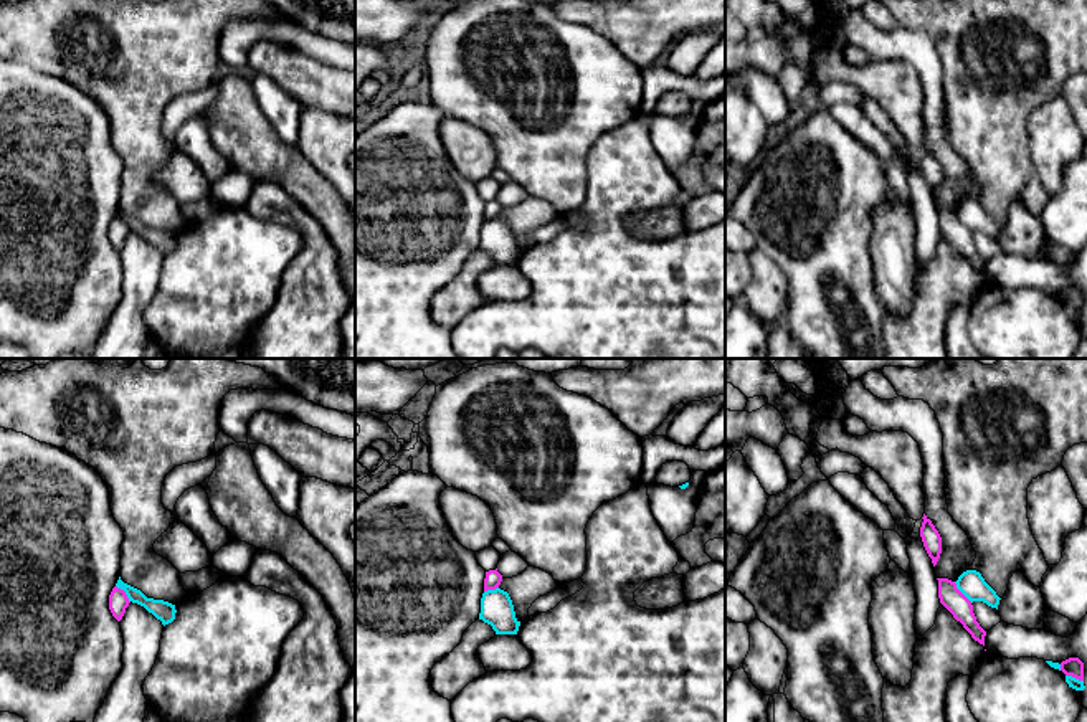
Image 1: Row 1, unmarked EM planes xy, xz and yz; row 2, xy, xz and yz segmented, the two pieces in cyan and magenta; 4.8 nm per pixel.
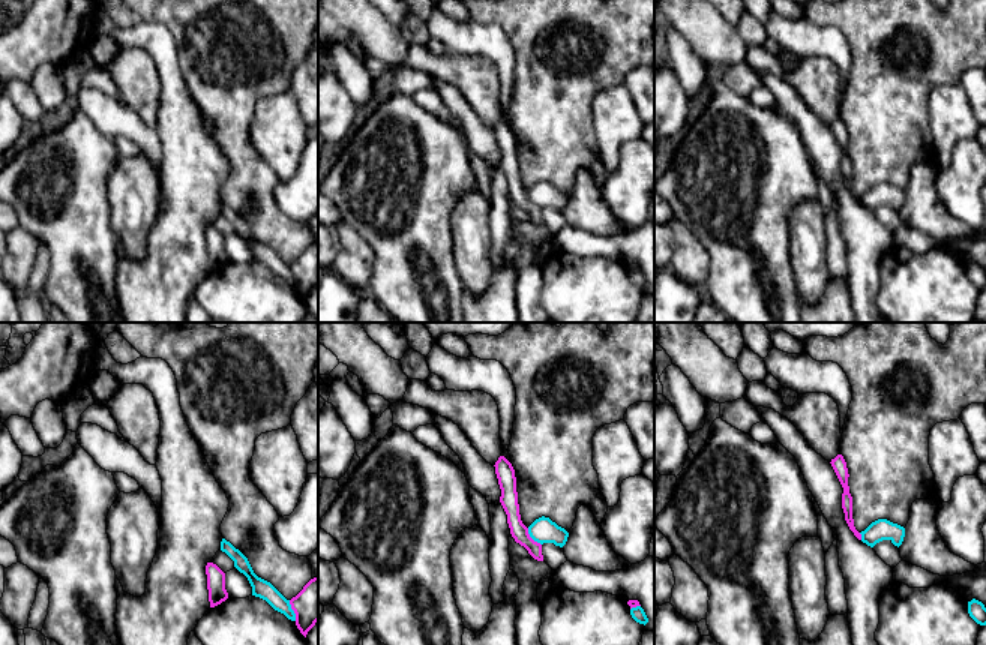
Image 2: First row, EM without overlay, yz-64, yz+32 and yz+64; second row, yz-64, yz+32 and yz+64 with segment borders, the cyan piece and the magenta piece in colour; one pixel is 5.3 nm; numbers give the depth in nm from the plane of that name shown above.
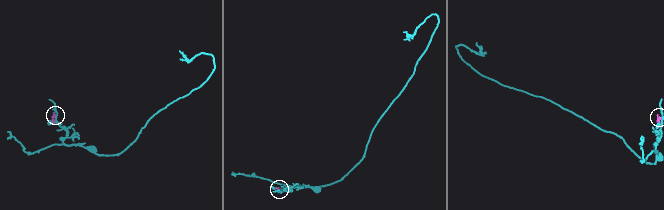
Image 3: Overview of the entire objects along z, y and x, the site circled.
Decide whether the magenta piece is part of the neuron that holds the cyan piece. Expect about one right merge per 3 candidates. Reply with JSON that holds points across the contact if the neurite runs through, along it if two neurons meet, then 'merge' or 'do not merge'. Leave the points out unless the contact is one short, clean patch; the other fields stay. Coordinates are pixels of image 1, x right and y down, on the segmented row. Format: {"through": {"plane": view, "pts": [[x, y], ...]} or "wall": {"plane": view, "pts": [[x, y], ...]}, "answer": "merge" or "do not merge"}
{"answer": "do not merge"}

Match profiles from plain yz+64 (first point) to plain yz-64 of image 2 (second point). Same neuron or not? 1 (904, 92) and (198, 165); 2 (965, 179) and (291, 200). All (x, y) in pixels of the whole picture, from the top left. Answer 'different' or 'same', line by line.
1: different
2: same

